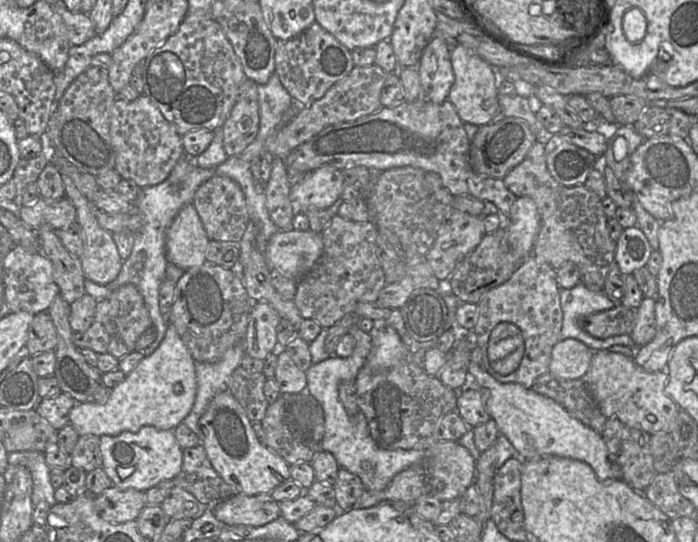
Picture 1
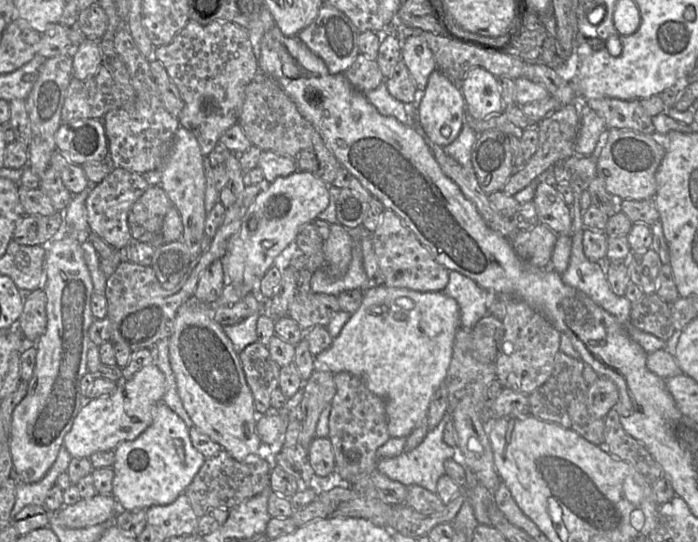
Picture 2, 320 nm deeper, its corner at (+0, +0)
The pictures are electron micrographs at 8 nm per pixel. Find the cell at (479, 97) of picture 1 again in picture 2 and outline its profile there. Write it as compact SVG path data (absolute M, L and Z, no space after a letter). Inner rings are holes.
M472 67L460 83L467 109L476 119L484 119L504 112L496 77L482 67Z

